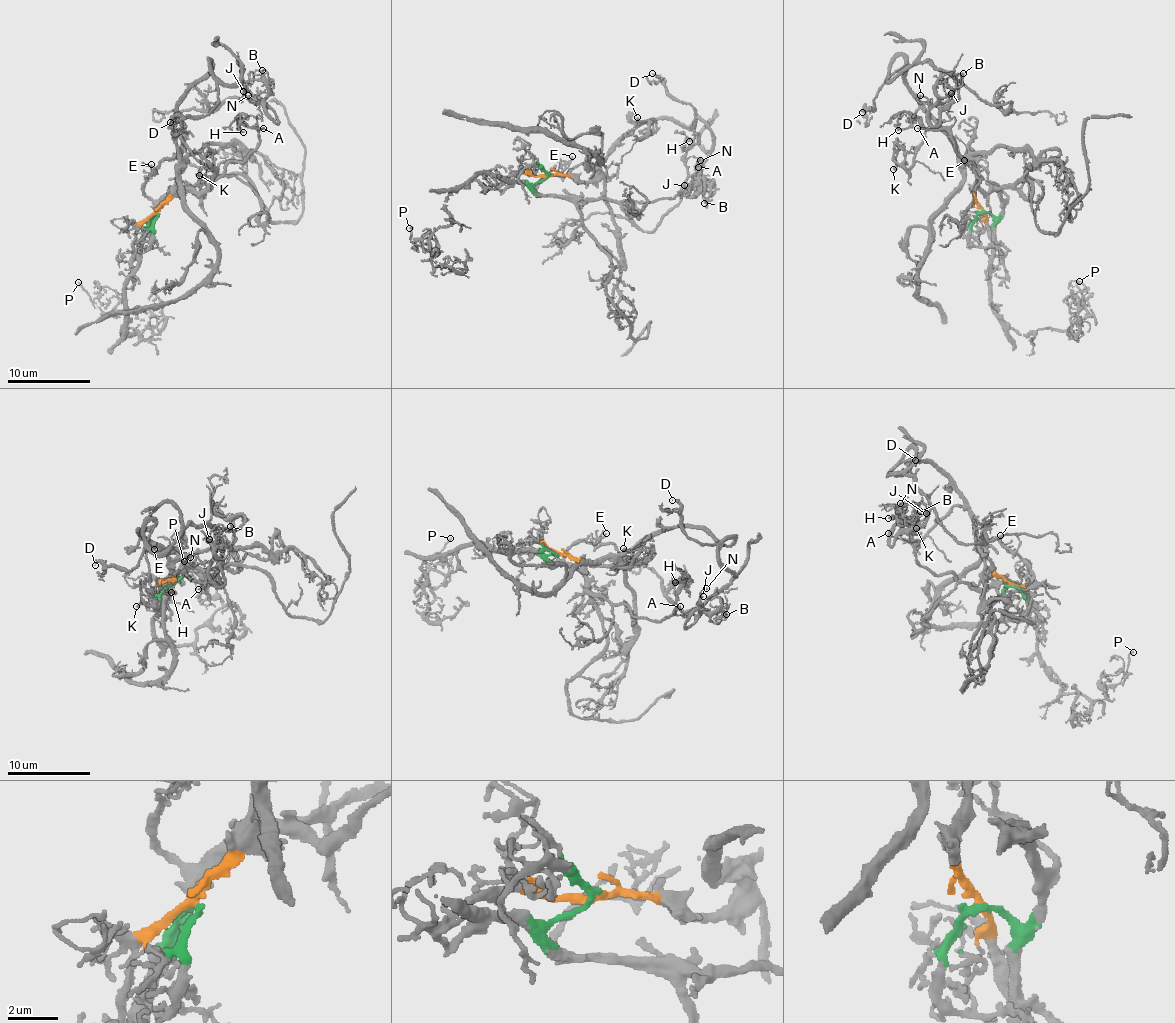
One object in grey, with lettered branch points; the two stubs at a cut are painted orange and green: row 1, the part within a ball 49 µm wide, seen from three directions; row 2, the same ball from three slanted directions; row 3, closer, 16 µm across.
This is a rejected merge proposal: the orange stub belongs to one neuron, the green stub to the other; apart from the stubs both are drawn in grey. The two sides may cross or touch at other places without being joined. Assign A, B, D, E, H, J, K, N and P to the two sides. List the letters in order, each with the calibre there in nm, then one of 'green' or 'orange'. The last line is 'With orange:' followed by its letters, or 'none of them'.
A: 140 nm thick; green
B: 180 nm thick; orange
D: 150 nm thick; orange
E: 160 nm thick; green
H: 190 nm thick; green
J: 130 nm thick; orange
K: 220 nm thick; orange
N: 160 nm thick; orange
P: 140 nm thick; green
With orange: B, D, J, K, N

